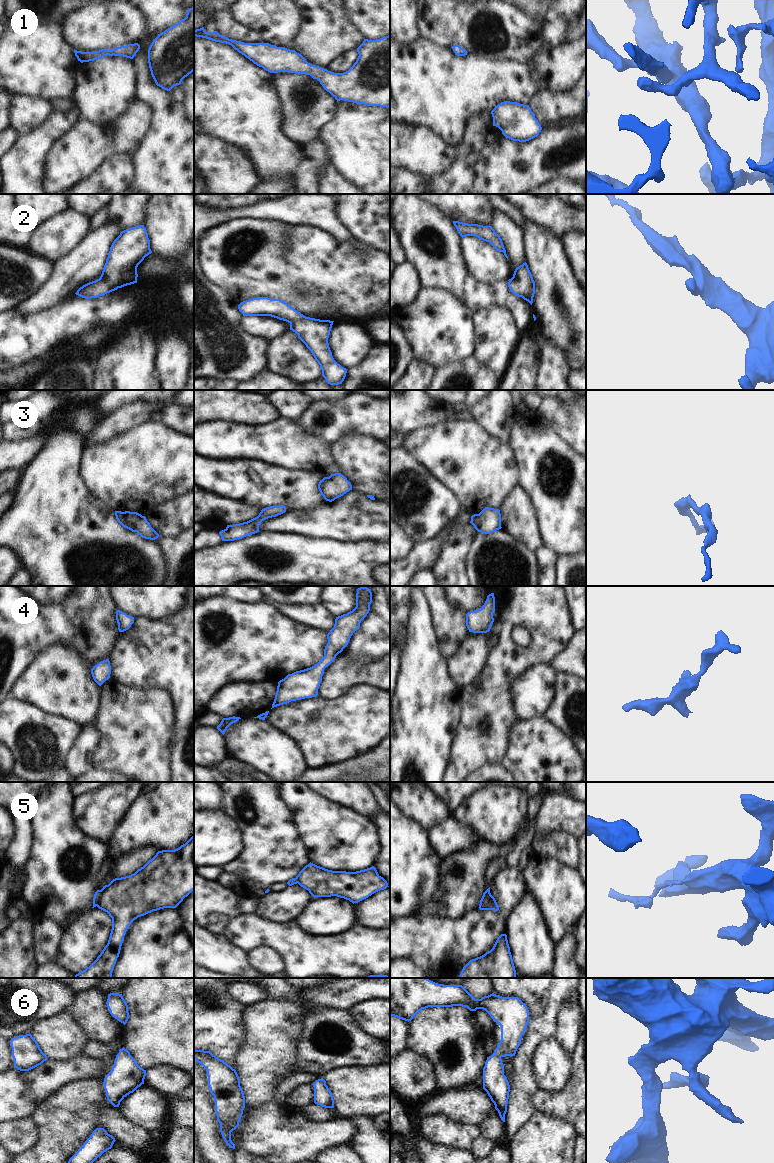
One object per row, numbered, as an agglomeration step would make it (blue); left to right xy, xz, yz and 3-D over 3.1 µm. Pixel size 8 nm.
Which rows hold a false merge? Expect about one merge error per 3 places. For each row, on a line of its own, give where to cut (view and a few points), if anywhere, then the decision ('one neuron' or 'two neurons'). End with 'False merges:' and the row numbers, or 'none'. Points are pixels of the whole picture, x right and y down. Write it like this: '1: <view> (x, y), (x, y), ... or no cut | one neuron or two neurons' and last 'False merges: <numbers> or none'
1: no cut | one neuron
2: no cut | one neuron
3: no cut | one neuron
4: no cut | one neuron
5: xy (101, 890), (96, 905) | two neurons
6: no cut | one neuron
False merges: 5

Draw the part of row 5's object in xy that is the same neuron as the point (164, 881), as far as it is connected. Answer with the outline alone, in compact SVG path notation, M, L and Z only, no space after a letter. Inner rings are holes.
M194 835L179 848L158 851L143 867L129 876L103 886L97 907L112 918L107 945L97 959L75 978L112 978L128 927L138 917L164 908L176 908L194 890Z

